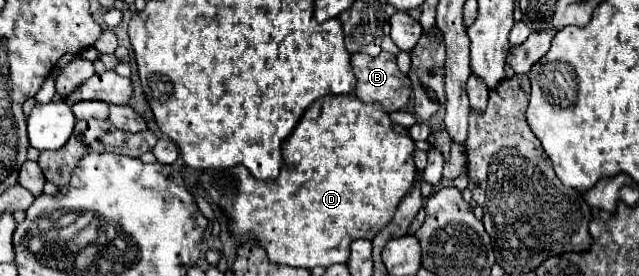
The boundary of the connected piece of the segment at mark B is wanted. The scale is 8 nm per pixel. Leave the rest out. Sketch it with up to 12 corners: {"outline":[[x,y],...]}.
{"outline":[[351,55],[355,95],[389,113],[407,105],[411,81],[395,55]]}

